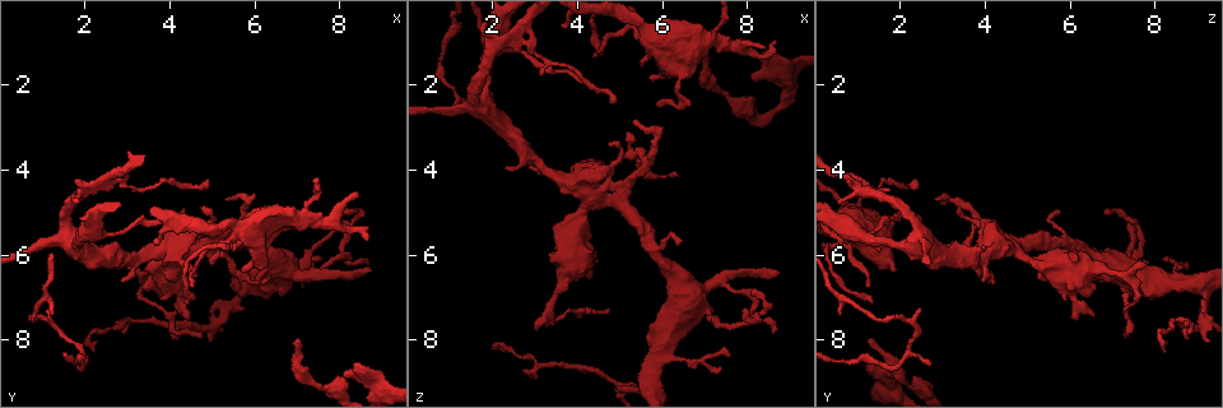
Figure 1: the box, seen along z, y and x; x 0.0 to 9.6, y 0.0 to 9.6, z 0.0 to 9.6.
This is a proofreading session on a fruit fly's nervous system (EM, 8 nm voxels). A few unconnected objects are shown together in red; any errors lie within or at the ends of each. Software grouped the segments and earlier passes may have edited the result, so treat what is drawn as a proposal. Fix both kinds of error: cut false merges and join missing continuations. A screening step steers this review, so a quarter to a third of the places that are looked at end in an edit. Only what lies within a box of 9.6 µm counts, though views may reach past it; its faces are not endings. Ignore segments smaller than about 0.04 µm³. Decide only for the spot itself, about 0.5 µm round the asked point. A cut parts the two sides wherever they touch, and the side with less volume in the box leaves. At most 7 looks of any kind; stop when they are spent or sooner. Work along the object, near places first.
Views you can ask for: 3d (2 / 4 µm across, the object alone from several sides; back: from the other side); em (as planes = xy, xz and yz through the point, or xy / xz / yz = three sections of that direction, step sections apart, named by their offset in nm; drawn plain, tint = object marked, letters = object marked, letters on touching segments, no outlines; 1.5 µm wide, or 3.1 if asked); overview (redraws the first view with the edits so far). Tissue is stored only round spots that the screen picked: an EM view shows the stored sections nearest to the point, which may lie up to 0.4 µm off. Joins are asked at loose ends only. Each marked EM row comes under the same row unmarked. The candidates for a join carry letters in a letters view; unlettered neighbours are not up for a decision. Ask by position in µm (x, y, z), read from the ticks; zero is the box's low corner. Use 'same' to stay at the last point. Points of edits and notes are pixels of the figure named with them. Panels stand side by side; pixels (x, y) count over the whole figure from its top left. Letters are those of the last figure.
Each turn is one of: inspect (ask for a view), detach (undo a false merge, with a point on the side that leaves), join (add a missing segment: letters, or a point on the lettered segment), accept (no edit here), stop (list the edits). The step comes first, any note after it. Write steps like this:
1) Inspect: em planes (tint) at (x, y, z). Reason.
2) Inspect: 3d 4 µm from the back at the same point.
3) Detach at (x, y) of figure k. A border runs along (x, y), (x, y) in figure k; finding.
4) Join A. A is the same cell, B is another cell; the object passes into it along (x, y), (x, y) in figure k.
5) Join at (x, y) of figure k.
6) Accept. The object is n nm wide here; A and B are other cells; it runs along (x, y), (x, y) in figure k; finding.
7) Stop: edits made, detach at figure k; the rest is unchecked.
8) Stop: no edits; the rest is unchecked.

Inspect: em yz step 8 (letters) at (4.20, 8.00, 8.80). Free end.

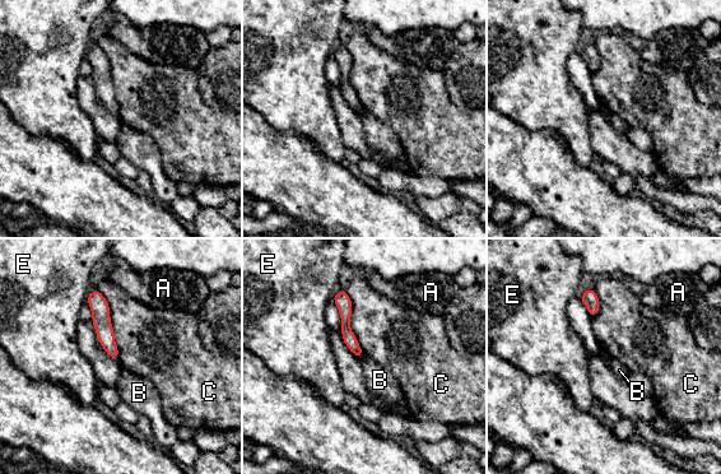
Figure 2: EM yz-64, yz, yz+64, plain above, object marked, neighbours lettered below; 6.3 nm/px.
Inspect: em planes (letters) at the same point.

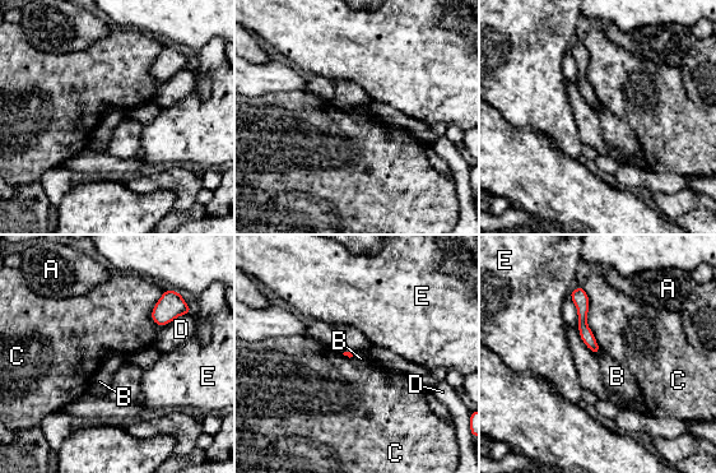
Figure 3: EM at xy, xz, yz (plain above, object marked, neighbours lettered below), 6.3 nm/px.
Accept. A, B, C, D and E are other cells; a border runs along (601, 352), (596, 355) in figure 3; none of them fits.

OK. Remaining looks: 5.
Inspect: em xy step 8 (letters) at (8.75, 6.30, 6.40). Branch stops here.

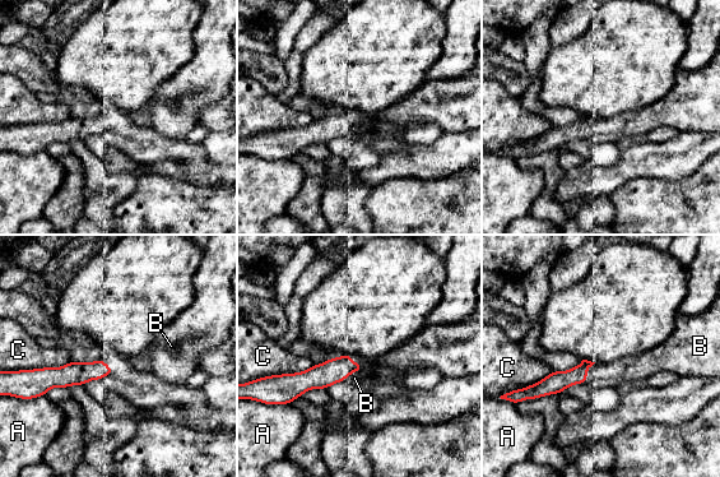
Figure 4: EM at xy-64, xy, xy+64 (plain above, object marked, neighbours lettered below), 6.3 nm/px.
Join B. B is the same cell, A and C are other cells; it goes on there.

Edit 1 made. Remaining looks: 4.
Inspect: em xz step 4 (letters) at (6.95, 8.05, 1.30). Long arm stops here.

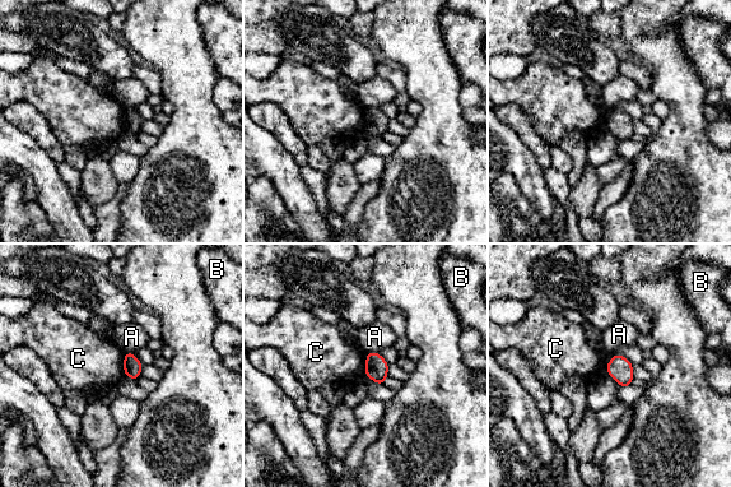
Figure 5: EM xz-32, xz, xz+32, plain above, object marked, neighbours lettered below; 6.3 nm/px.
Accept. A, B and C are other cells; a border runs along (125, 352), (124, 375) in figure 5; no lettered segment goes on from it.

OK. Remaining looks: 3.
Stop: edits made, join at figure 4; the rest is unchecked.

